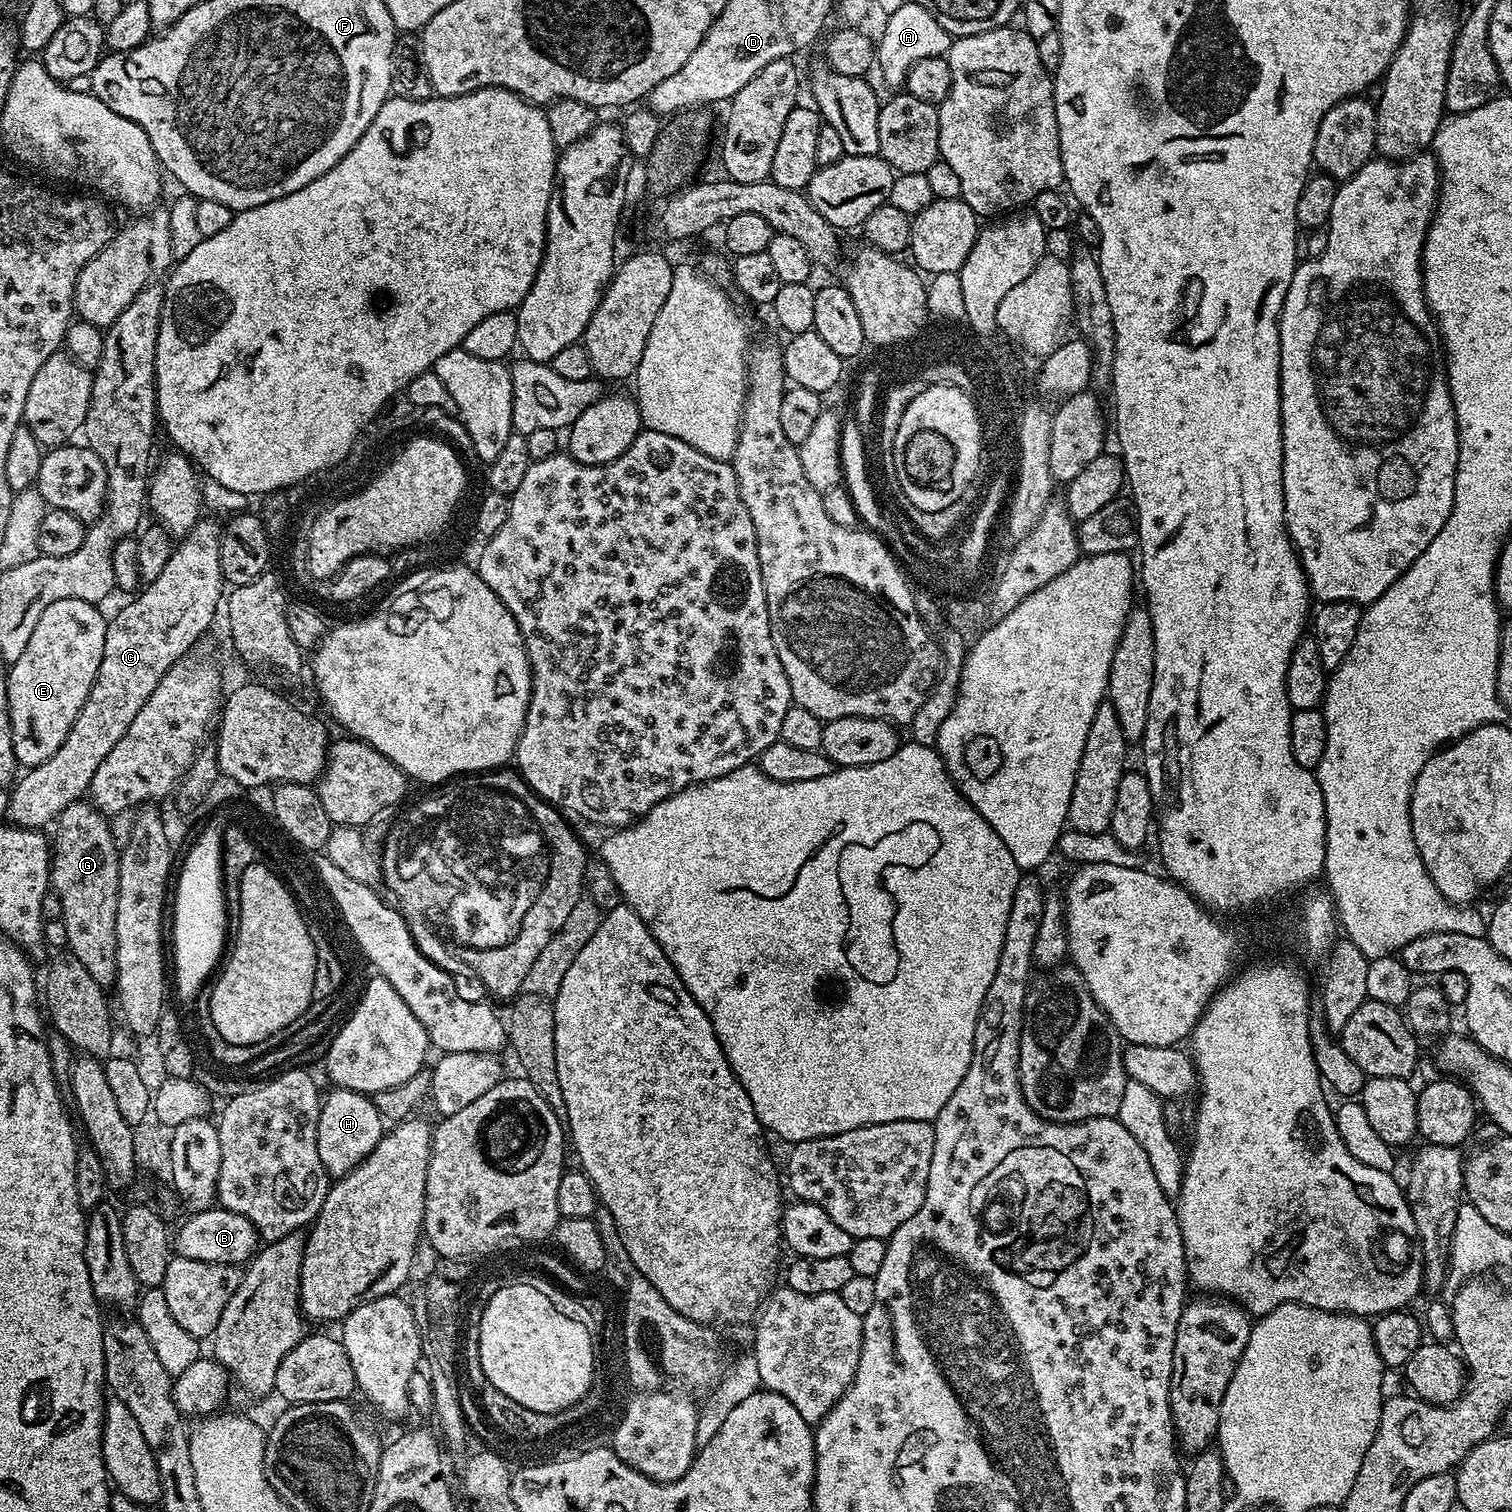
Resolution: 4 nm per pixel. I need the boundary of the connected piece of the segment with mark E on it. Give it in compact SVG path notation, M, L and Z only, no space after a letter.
M82 598L50 602L38 618L22 658L9 667L8 709L17 765L30 769L46 762L66 742L66 734L70 734L70 726L74 726L102 662L108 620L100 610Z

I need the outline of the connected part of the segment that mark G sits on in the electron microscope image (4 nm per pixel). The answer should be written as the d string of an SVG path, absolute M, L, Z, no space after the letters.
M77 802L66 806L66 810L62 810L62 814L54 822L54 829L55 828L56 837L53 835L50 840L50 863L52 866L50 888L54 896L60 899L60 912L64 915L64 936L68 939L68 944L66 944L67 951L72 952L74 958L78 958L78 962L82 962L82 966L86 966L86 971L90 973L90 978L94 978L94 982L98 982L101 988L105 990L111 989L116 978L116 963L118 962L116 915L118 914L118 866L120 865L120 852L112 836L112 826L109 817L95 808L91 802Z

